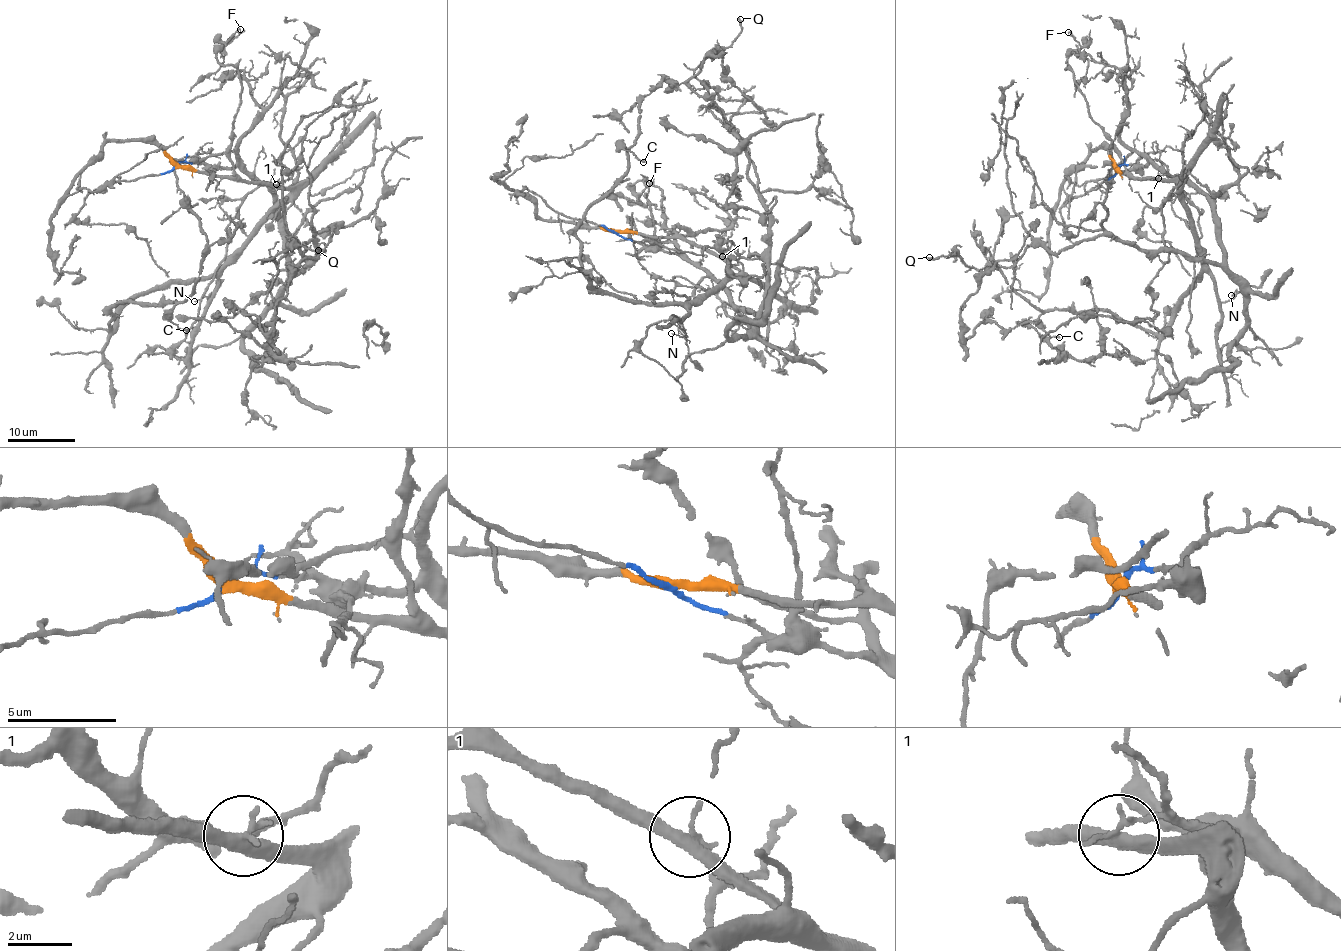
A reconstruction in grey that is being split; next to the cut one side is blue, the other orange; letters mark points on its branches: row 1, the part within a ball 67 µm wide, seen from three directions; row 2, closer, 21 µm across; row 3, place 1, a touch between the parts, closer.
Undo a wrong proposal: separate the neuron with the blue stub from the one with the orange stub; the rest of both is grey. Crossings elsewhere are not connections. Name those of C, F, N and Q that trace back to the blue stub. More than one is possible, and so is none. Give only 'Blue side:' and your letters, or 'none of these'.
Blue side: Q

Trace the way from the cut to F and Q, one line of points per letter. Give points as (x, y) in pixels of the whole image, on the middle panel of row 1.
F: (615, 232), (674, 234), (667, 229), (660, 189), (649, 182), (637, 180), (631, 184), (638, 197), (649, 183)
Q: (615, 232), (686, 255), (735, 304), (761, 308), (768, 213), (744, 144), (694, 75), (726, 49), (740, 18)

